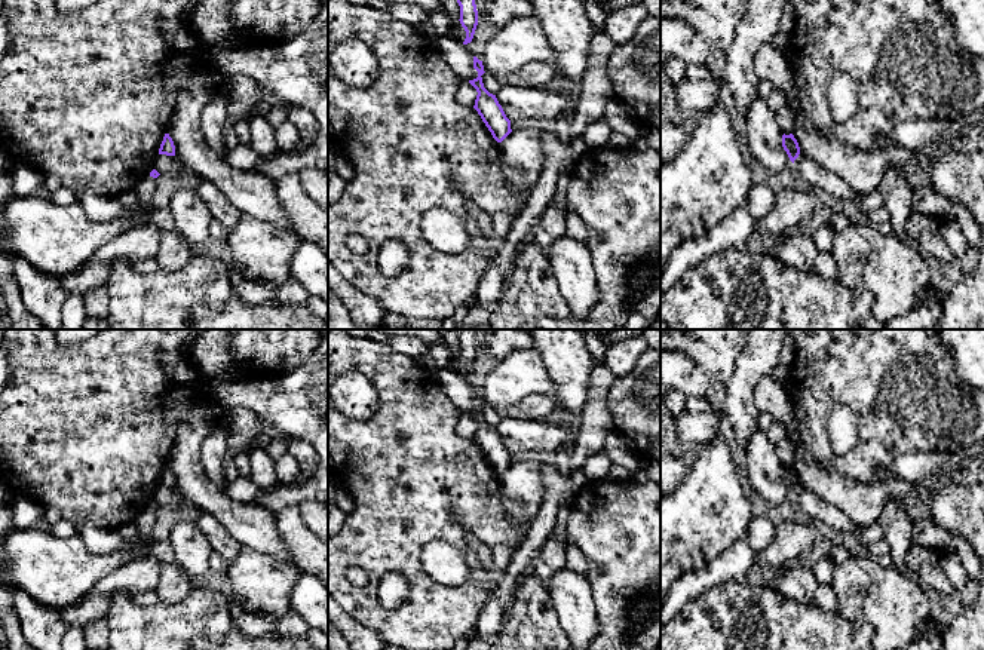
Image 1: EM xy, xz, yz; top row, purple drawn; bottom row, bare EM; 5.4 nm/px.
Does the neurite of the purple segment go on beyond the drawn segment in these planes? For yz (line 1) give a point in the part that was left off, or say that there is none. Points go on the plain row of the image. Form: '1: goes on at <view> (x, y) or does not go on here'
1: does not go on here

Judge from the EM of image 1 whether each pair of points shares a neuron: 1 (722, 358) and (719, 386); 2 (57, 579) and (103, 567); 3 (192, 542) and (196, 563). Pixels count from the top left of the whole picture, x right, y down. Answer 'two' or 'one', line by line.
1: one
2: one
3: one

